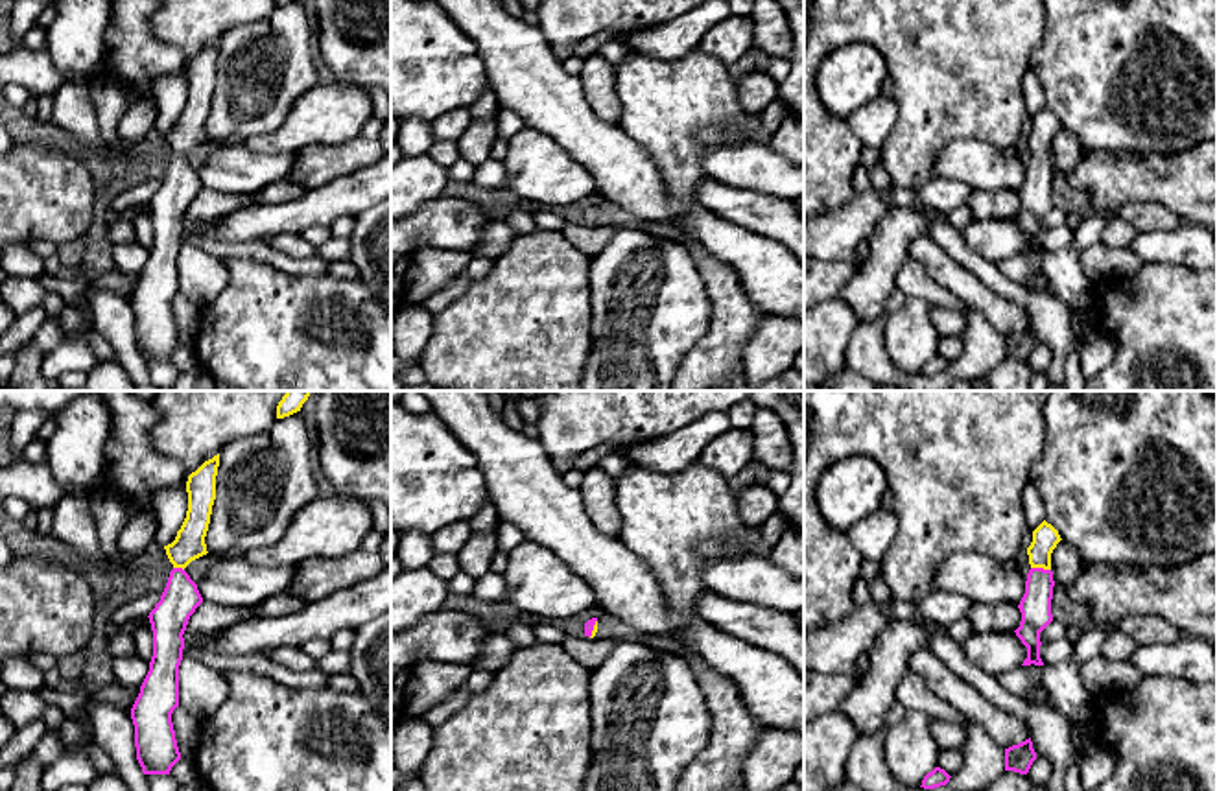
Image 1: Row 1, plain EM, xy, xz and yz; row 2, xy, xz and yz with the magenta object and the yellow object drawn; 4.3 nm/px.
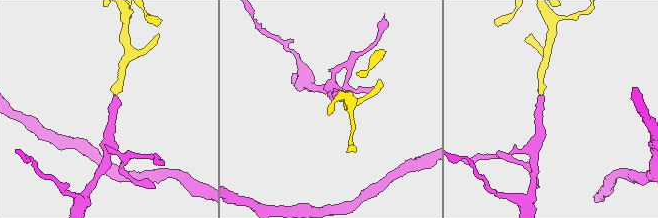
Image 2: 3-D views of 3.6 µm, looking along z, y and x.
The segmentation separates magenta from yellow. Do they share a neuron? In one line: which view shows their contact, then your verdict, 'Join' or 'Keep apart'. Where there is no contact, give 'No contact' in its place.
Touches magenta in yz. Join

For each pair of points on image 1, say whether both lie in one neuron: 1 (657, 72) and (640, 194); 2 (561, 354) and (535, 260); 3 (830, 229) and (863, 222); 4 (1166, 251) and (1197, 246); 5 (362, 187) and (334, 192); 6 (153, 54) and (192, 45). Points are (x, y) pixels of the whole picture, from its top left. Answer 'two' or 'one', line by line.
1: two
2: one
3: one
4: one
5: one
6: two

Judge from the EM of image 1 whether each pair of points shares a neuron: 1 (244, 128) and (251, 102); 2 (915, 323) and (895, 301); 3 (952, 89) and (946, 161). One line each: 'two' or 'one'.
1: one
2: two
3: two

